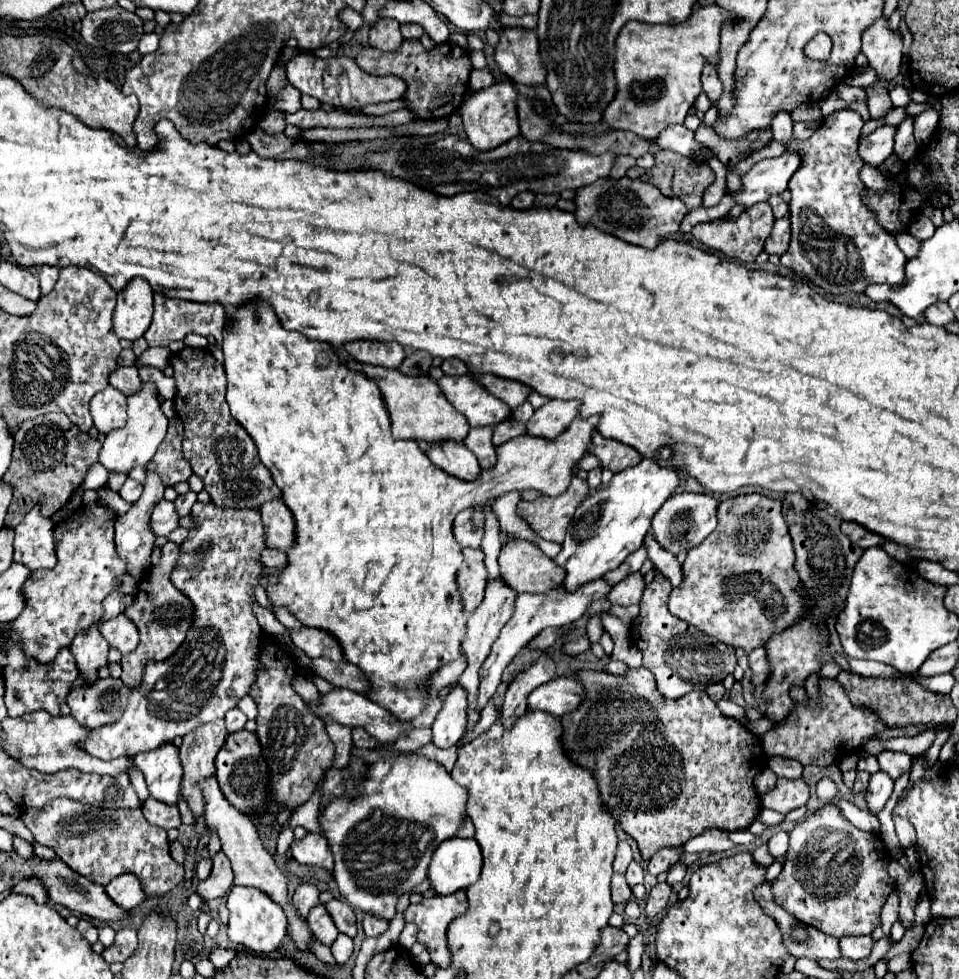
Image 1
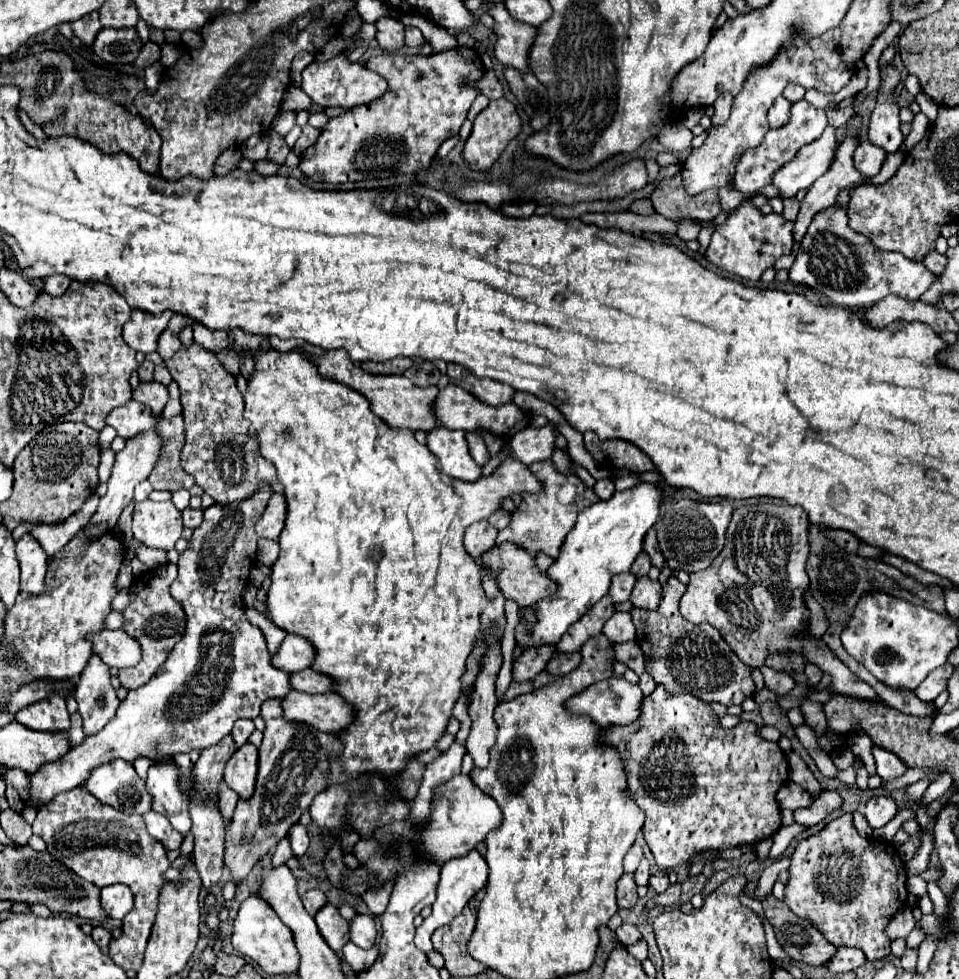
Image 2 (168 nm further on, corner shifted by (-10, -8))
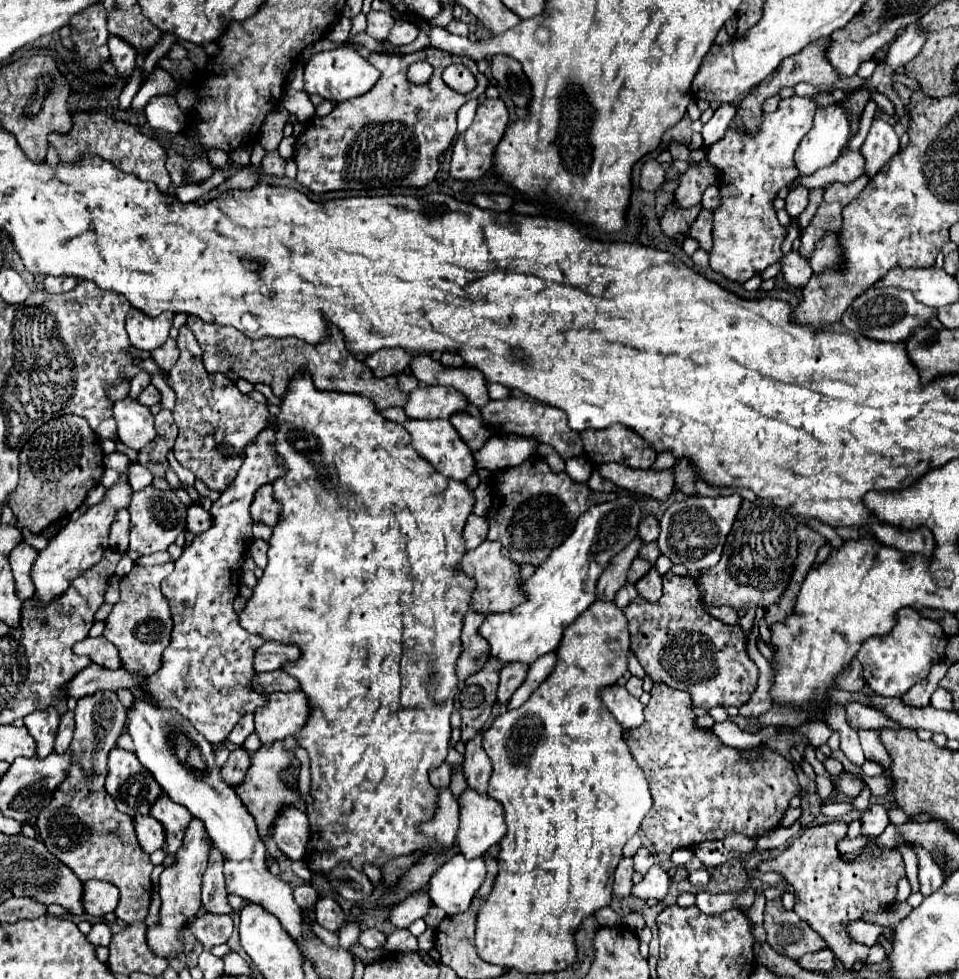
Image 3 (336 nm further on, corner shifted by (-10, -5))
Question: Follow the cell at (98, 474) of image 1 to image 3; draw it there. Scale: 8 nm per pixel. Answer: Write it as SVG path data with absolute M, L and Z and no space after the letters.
M112 452L112 454L106 454L104 456L104 466L106 468L112 468L112 470L128 470L128 466L130 466L130 458L124 454L124 452Z

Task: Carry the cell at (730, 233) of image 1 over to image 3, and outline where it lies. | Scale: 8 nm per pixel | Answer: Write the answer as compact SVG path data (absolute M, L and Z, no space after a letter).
M792 96L792 98L780 100L776 112L770 112L770 114L764 112L762 114L756 134L750 132L748 128L728 128L726 136L710 146L708 160L720 172L720 184L718 184L718 188L720 188L720 206L714 210L714 228L712 228L714 246L712 246L712 252L710 252L712 270L724 274L730 280L736 280L736 282L744 284L756 272L762 272L770 264L776 264L776 262L782 260L780 244L786 238L788 228L780 226L772 202L786 184L792 184L800 176L800 172L796 170L796 164L794 164L794 152L796 152L798 144L802 142L802 138L810 132L814 114L816 114L816 104L814 104L812 98Z

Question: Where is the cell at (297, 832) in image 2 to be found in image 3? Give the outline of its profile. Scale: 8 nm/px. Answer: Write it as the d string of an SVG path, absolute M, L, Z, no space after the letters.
M284 808L274 822L272 838L288 860L302 860L308 844L308 818L298 808Z

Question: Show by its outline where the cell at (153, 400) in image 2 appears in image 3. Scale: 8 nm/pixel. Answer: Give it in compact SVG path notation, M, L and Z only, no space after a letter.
M152 384L138 396L138 402L140 404L144 404L144 406L154 406L154 404L158 404L160 402L160 392L158 392L158 388L154 388Z

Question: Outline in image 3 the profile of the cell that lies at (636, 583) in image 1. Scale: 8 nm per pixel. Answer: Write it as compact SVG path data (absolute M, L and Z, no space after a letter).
M652 568L642 580L638 580L636 588L642 598L646 598L648 602L656 602L662 596L662 574Z

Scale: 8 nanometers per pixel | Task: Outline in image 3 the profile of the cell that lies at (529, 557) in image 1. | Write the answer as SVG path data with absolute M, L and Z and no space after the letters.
M484 540L476 550L466 552L462 558L462 564L458 564L458 568L460 568L460 572L466 572L476 582L476 588L474 588L472 600L470 600L470 608L474 612L482 612L482 614L508 612L510 608L522 604L524 596L518 592L518 588L520 588L520 582L518 582L520 566L514 564L510 558L502 556L496 542Z

